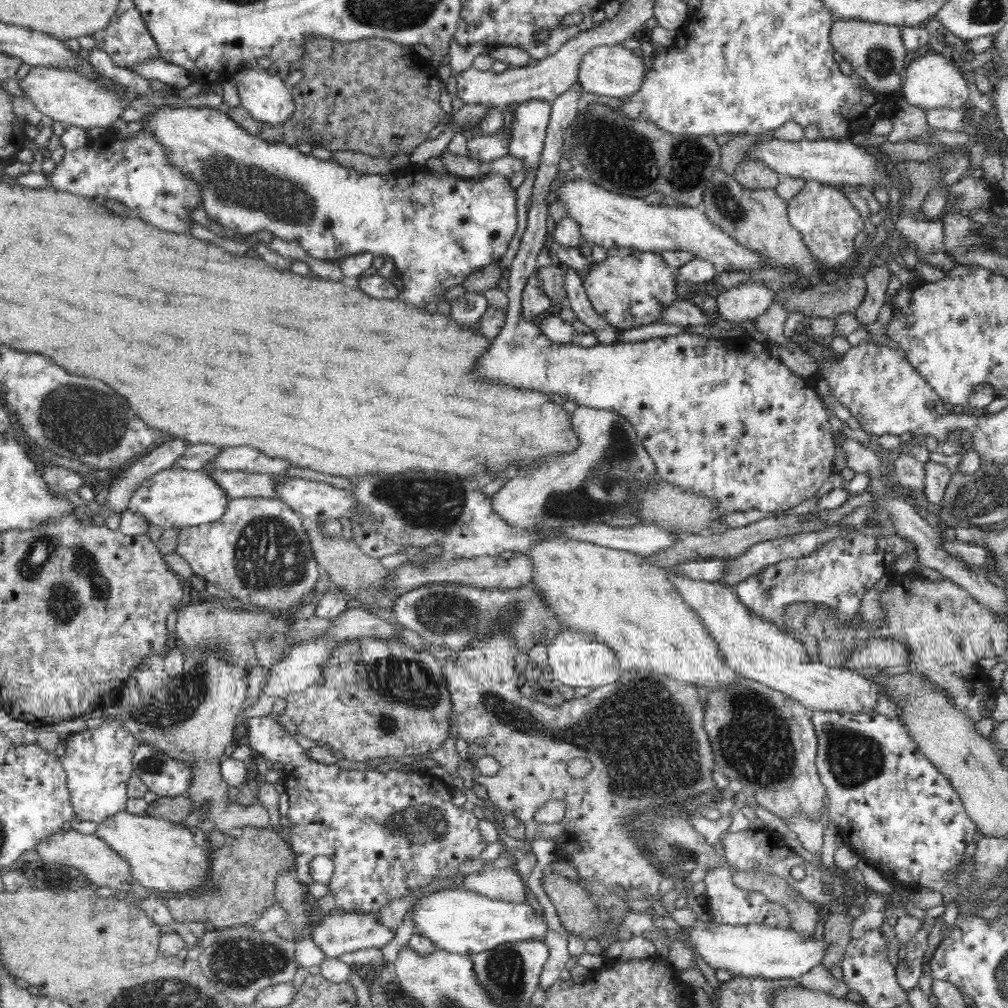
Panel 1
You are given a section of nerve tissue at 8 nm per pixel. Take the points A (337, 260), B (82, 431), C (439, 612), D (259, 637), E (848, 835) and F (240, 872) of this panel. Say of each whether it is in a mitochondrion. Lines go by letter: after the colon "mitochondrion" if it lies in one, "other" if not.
A: other
B: mitochondrion
C: mitochondrion
D: mitochondrion
E: other
F: other

